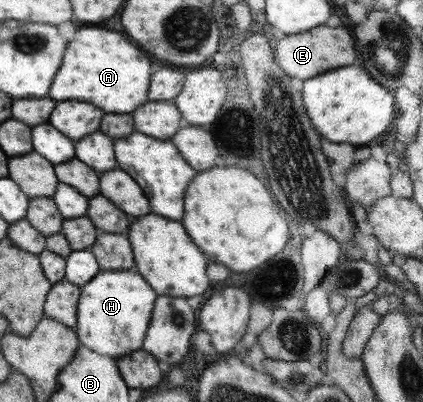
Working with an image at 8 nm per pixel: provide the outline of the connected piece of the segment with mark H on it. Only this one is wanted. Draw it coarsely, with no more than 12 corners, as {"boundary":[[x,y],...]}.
{"boundary":[[133,271],[81,287],[77,335],[97,355],[141,349],[155,293]]}

